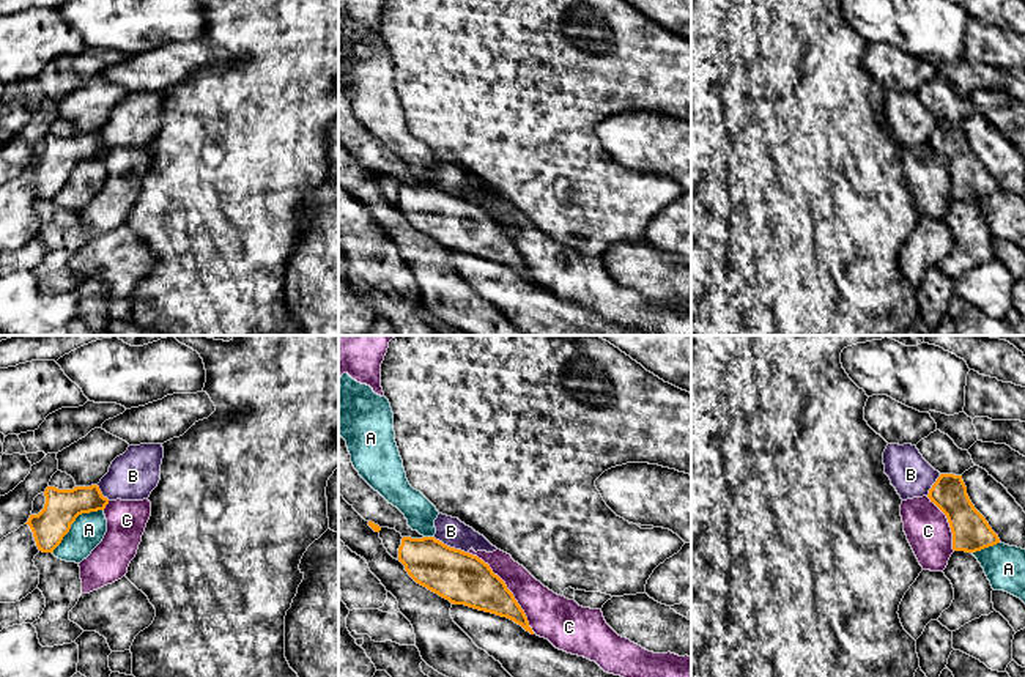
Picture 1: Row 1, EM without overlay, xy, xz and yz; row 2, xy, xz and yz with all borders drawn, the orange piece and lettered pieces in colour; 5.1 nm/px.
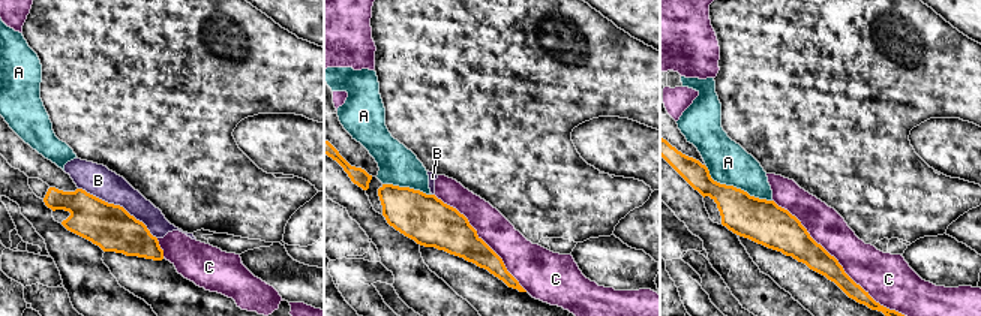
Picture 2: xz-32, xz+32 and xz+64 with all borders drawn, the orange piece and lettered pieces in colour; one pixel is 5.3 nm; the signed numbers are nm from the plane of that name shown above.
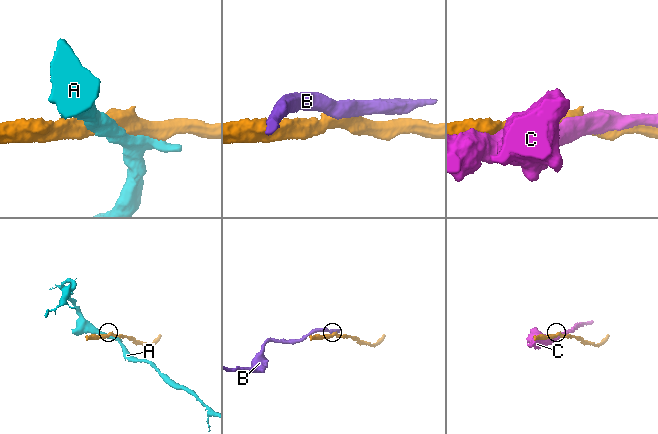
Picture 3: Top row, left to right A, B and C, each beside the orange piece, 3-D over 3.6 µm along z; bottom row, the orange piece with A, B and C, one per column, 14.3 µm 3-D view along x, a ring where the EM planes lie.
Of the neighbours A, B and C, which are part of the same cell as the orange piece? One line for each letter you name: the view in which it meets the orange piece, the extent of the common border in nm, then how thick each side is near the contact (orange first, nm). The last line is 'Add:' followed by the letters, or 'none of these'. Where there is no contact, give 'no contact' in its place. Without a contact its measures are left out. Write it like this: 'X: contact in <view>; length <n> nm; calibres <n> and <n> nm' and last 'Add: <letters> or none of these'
Add: none of these

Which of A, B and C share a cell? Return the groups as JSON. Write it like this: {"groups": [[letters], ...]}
{"groups": [["A"], ["B"], ["C"]]}

